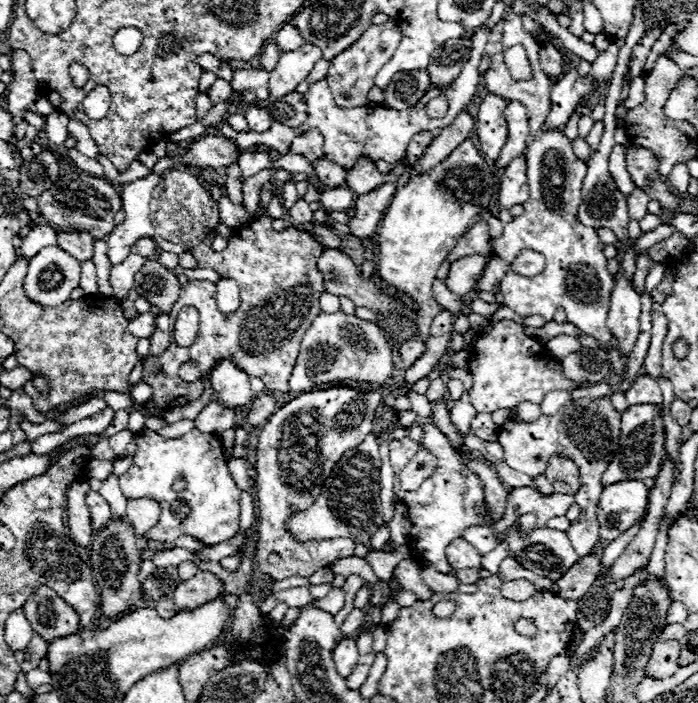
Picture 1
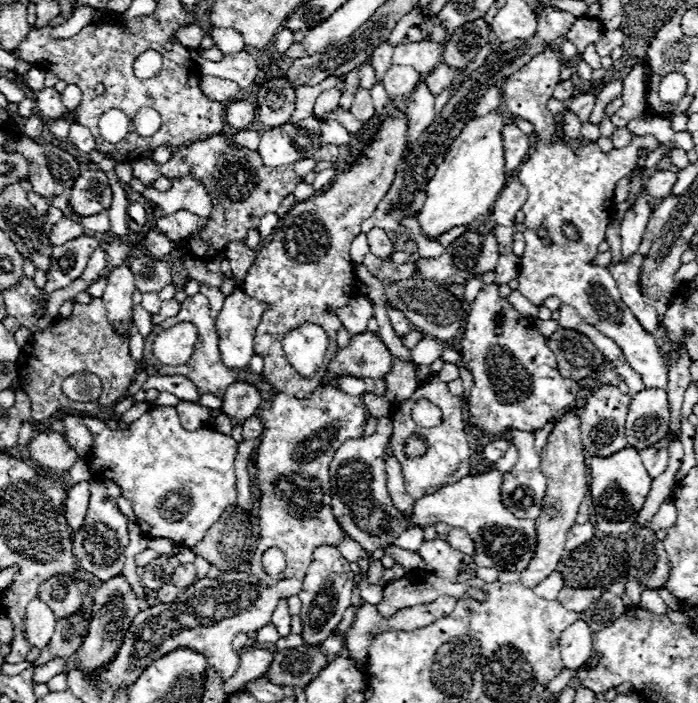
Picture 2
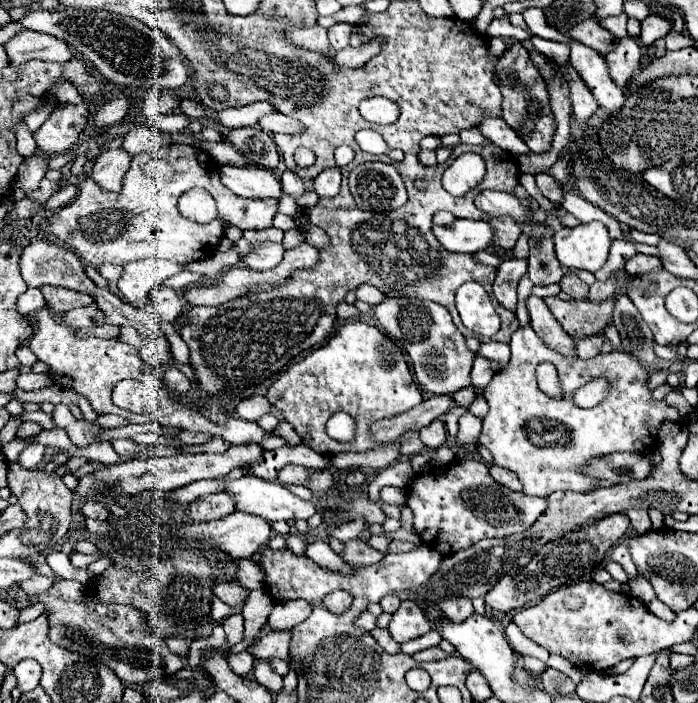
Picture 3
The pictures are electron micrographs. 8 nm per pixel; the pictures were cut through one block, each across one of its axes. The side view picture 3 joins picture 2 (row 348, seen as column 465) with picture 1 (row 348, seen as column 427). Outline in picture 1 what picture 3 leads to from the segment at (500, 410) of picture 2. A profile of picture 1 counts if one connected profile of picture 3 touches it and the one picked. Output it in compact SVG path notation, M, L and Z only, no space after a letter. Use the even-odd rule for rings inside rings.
M502 320L502 322L492 324L488 334L480 332L476 344L470 346L468 354L470 354L468 356L468 368L470 368L470 374L474 376L474 386L468 390L468 394L470 394L470 402L476 408L476 412L488 412L490 414L490 412L500 410L500 408L512 410L518 402L524 402L524 400L540 404L540 400L546 392L552 392L552 390L572 392L578 388L576 382L564 378L560 362L552 360L552 356L548 356L548 350L544 346L540 346L534 338L526 336L522 326L512 322L512 320Z

